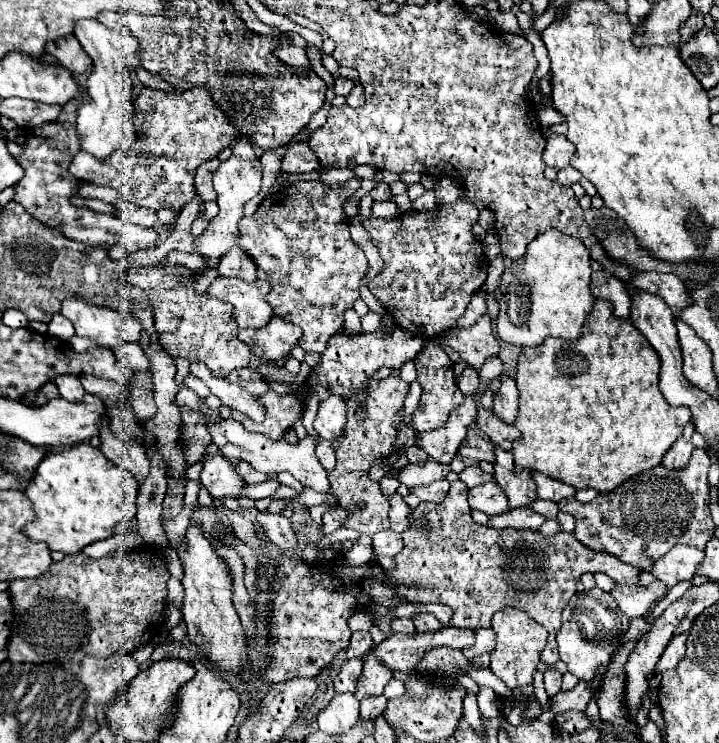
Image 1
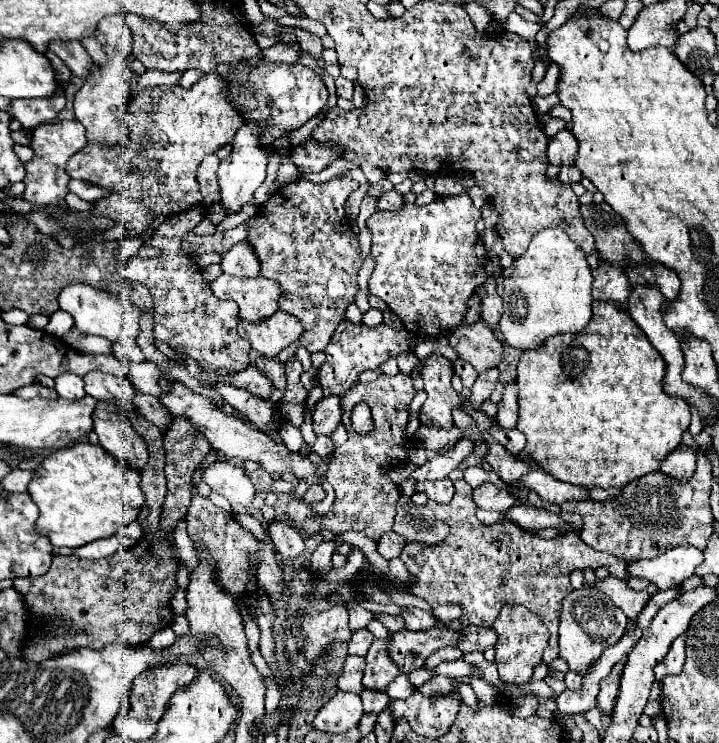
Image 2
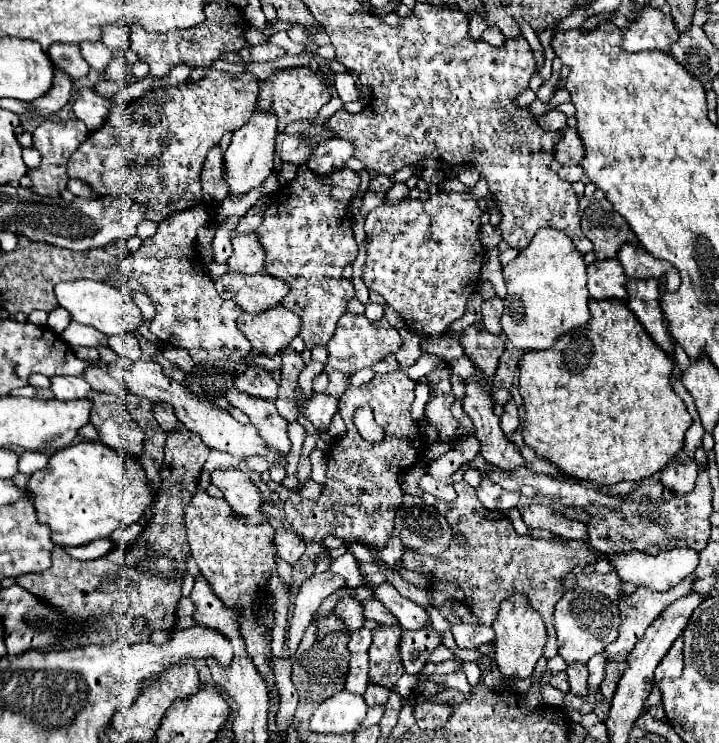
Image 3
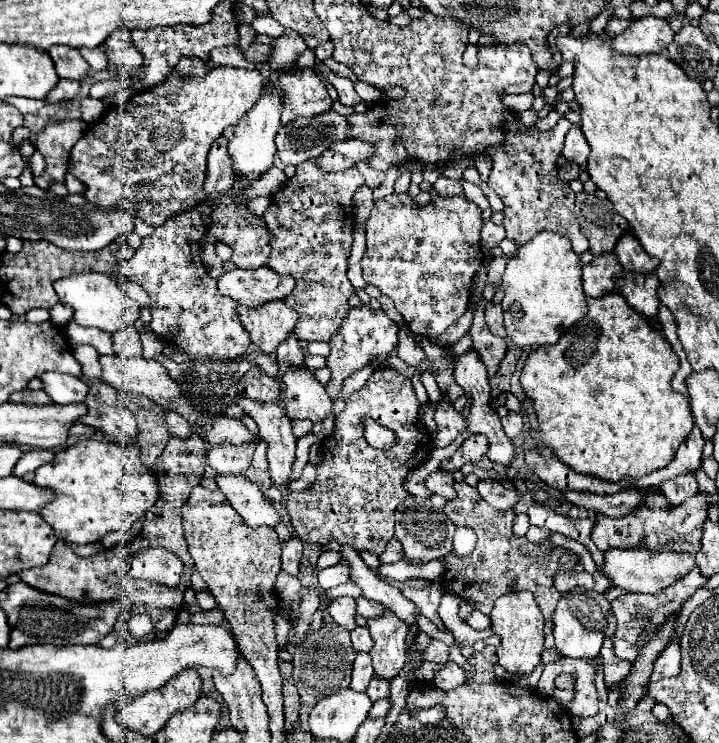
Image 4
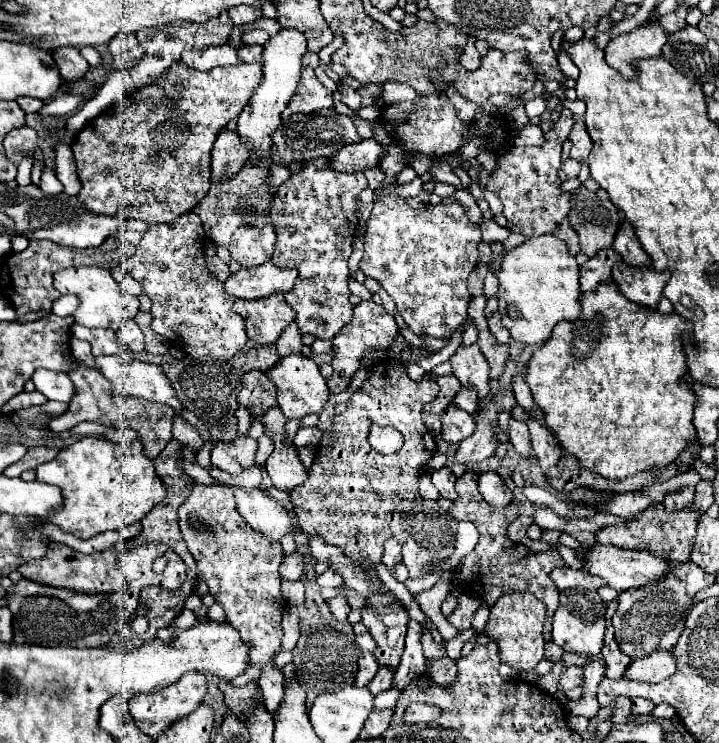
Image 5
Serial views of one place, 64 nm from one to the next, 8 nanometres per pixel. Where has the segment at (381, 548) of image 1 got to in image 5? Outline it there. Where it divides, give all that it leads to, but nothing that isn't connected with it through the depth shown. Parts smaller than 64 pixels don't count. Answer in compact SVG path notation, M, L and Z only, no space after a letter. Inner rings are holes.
M390 538L386 544L384 544L384 554L382 554L382 562L388 566L388 568L392 568L394 564L398 564L398 562L402 562L402 546L394 540L394 538Z

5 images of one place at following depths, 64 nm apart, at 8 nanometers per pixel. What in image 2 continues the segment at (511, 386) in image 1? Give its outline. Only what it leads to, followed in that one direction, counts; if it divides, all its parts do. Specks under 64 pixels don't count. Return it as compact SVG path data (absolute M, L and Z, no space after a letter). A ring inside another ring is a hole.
M508 384L504 388L502 400L498 402L496 420L502 428L514 428L518 420L518 388L516 384Z

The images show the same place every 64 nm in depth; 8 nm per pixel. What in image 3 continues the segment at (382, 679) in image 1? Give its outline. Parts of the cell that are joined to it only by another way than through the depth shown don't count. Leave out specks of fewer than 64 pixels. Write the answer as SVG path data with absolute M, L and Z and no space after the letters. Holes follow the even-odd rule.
M380 626L380 630L374 632L374 642L368 650L370 656L368 680L372 684L390 688L404 674L404 668L400 668L400 656L396 656L396 640L400 640L400 632L402 628L390 626Z

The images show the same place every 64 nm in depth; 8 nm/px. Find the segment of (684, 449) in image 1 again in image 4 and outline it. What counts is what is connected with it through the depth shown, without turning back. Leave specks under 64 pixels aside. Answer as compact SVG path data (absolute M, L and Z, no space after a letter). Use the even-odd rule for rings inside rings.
M680 474L676 478L670 478L670 480L664 480L660 484L660 490L664 492L664 496L668 498L670 504L680 504L684 502L686 498L694 496L694 492L698 490L698 482L694 478L694 474Z

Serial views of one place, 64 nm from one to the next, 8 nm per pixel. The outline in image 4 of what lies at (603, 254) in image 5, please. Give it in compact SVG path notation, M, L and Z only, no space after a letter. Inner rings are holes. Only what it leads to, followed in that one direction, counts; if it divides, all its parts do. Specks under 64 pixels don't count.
M604 254L604 256L594 258L590 264L586 264L582 272L584 272L582 280L584 280L586 296L600 298L618 290L614 278L622 274L622 266L616 254Z

